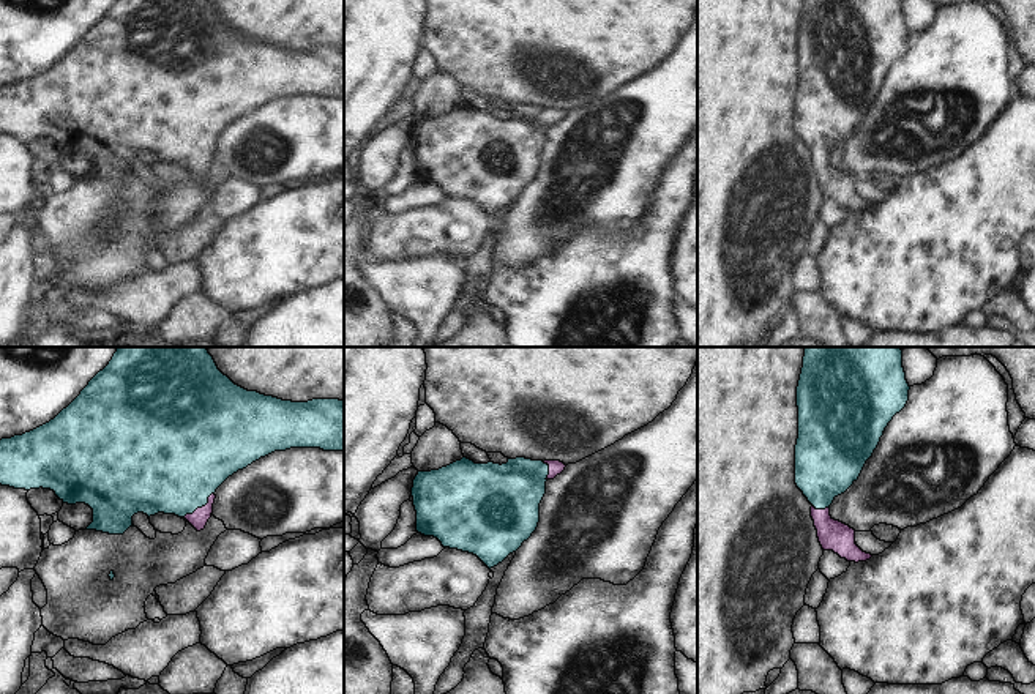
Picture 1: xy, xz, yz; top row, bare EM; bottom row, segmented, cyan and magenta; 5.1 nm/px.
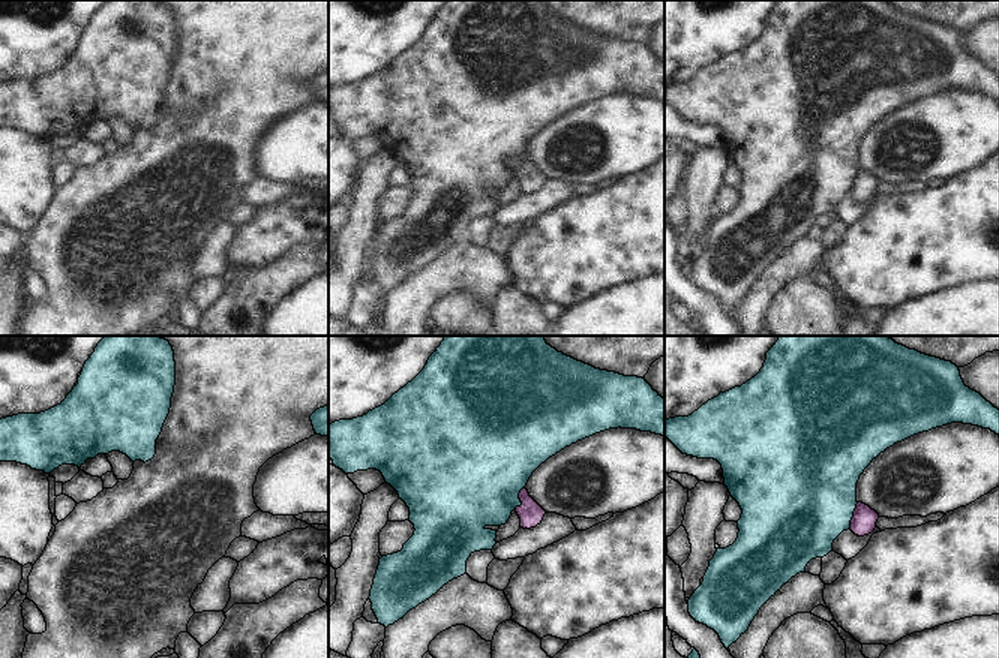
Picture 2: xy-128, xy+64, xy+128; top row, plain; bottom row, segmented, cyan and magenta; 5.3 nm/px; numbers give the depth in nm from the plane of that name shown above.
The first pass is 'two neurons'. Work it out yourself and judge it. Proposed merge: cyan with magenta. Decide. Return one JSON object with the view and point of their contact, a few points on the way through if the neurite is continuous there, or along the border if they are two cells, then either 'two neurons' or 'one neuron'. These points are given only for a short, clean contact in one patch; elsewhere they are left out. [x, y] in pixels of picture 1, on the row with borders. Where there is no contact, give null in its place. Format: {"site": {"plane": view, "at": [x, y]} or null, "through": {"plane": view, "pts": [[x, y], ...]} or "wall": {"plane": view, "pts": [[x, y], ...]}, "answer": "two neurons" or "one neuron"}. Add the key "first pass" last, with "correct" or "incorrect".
{"site": {"plane": "xy", "at": [199, 507]}, "answer": "one neuron", "first pass": "incorrect"}

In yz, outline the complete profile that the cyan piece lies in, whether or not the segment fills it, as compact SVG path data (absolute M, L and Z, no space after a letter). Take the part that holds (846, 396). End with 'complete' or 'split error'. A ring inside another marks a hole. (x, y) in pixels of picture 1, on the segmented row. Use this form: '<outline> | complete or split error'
M806 347L797 386L798 438L795 445L795 484L808 498L811 517L824 550L833 550L847 562L866 562L872 555L855 544L855 530L830 516L830 505L860 476L877 448L885 427L909 401L909 383L899 347Z | split error

